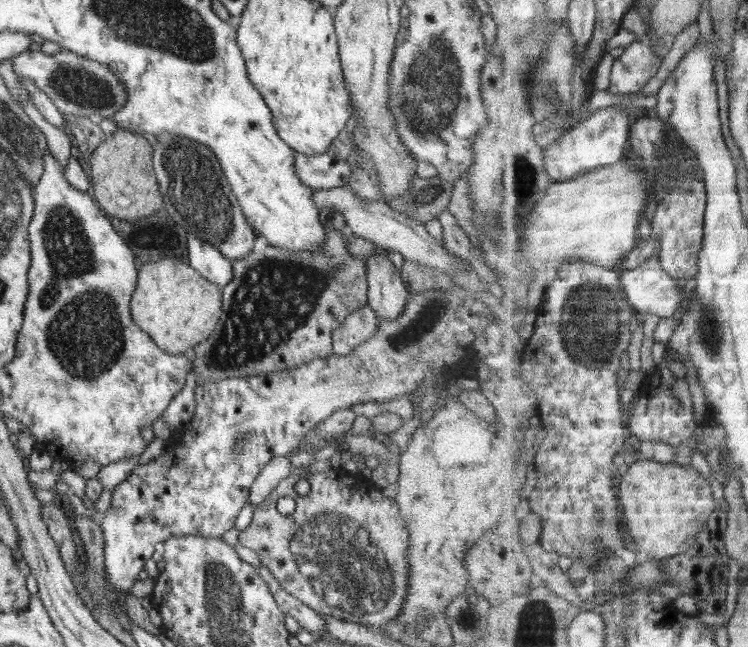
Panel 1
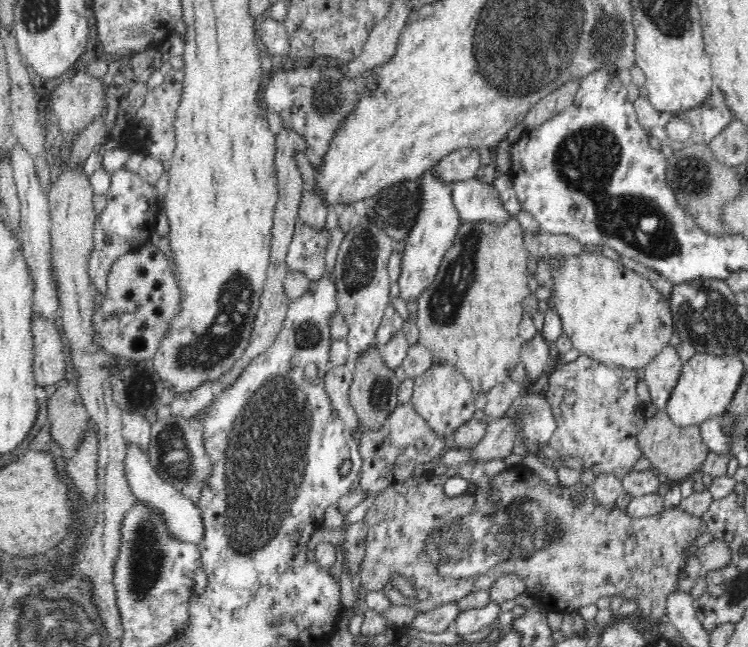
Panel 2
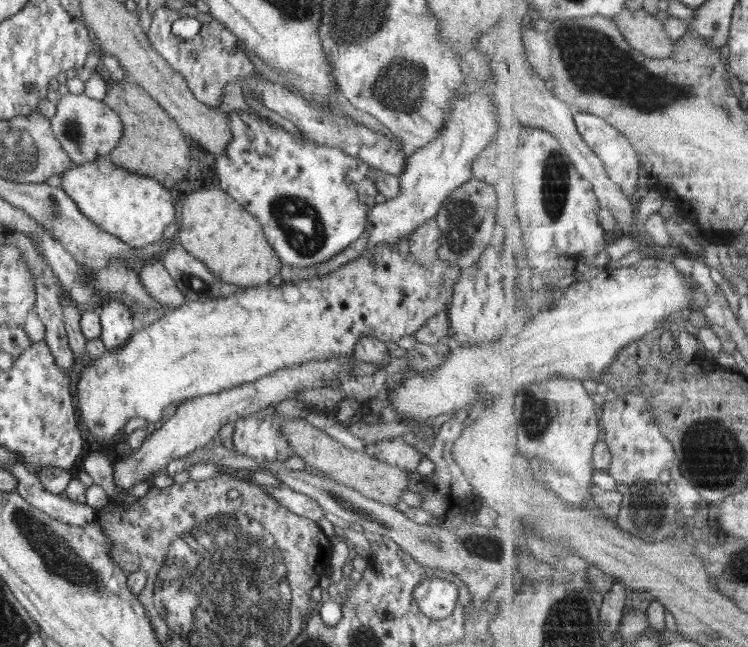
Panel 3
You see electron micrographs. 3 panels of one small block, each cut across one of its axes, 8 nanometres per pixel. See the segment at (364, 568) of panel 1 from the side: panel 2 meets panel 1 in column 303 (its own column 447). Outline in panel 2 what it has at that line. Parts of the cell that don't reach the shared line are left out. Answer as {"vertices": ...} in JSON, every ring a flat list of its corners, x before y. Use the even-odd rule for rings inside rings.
{"vertices":[[482,463,461,464,457,467,450,467,449,472,442,475,430,473,423,474,422,476,416,475,408,477,405,481,401,481,400,483,393,484,392,486,383,489,375,498,372,506,368,508,363,522,367,526,367,532,364,558,362,558,362,564,360,564,359,570,362,588,364,588,366,593,370,591,382,592,382,594,389,599,391,605,416,607,418,612,434,610,436,607,446,606,446,604,450,602,458,603,458,600,468,596,470,591,490,590,490,587,494,582,496,582,503,574,516,574,525,582,526,591,529,593,530,597,534,599,536,603,546,608,548,612,564,612,564,610,570,610,570,612,572,612,572,610,578,610,578,608,582,608,582,606,596,606,596,603,600,598,612,599,614,596,621,596,623,601,626,602,636,600,636,602,638,602,638,608,636,610,638,616,642,618,646,625,656,626,658,622,661,622,666,617,666,602,669,595,673,594,675,591,680,591,678,588,677,575,681,566,684,565,687,560,696,559,701,565,695,584,689,592,694,600,698,600,698,598,706,592,705,576,707,575,707,572,723,568,730,564,732,560,730,548,726,542,718,540,718,538,713,538,703,548,698,549,693,554,688,554,690,546,694,546,694,540,696,540,700,534,701,517,697,517,688,511,682,510,680,505,672,509,664,509,662,512,649,517,632,517,632,515,626,513,626,509,620,509,614,504,599,503,592,494,591,486,587,486,582,482,578,482,574,487,564,487,561,484,552,486,522,464,510,468,505,472,494,476,494,478,490,478,490,476,486,475,484,464],[451,476,461,476,462,478,465,478,470,484,476,485,476,491,473,493,466,492,457,497,448,497,444,493,444,483],[490,490,499,492,500,500,498,500,496,504,488,499,488,492,490,492],[575,492,584,493,586,495,586,502,584,502,584,504,580,504,580,506,574,504,574,501,571,500,571,496],[394,576,404,576,416,590,424,590,425,588,430,592,430,597,421,602,413,597,406,598,404,594,401,594,400,591,396,591,396,589,392,587,390,580,392,580]]}

